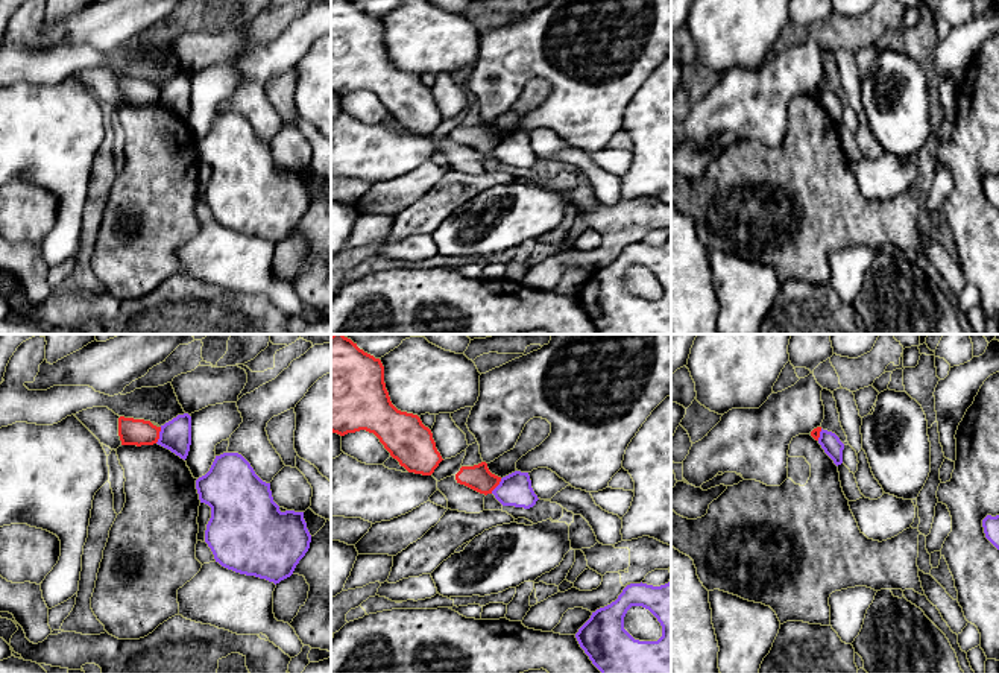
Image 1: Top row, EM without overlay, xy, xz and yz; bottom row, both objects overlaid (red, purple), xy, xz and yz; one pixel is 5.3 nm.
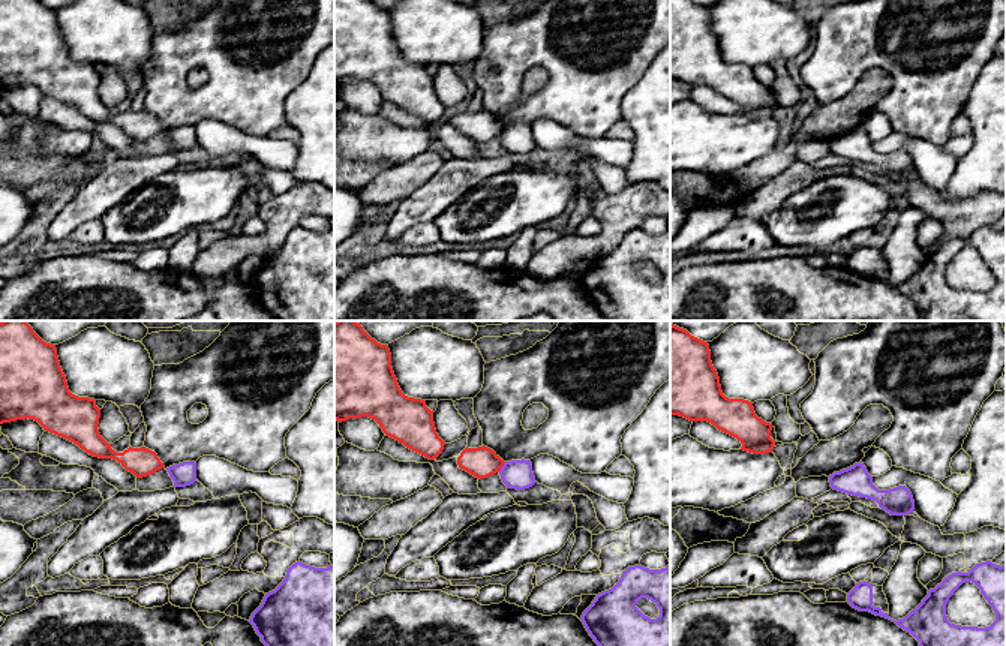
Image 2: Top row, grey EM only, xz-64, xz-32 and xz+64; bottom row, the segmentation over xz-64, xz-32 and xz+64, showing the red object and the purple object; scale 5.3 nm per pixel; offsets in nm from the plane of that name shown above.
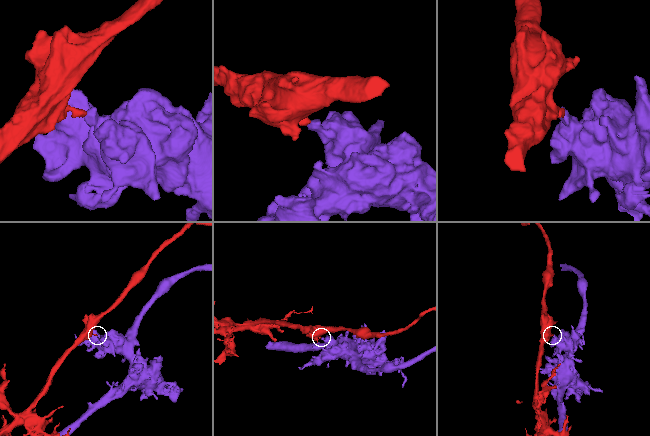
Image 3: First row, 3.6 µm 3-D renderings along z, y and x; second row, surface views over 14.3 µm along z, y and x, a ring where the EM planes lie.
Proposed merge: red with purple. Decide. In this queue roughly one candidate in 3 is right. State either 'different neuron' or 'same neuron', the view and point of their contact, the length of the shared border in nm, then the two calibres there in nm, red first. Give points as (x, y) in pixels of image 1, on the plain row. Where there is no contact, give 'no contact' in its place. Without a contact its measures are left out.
different neuron | xy (158, 94) | 90 nm | 140/160 nm

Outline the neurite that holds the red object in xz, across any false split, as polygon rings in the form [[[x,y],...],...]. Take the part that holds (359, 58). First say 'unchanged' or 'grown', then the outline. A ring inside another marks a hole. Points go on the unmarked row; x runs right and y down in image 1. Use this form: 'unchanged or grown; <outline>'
unchanged; [[[331,0],[331,91],[345,96],[360,90],[373,93],[408,132],[431,135],[443,120],[431,90],[421,77],[392,64],[381,20],[360,9],[352,0]]]

